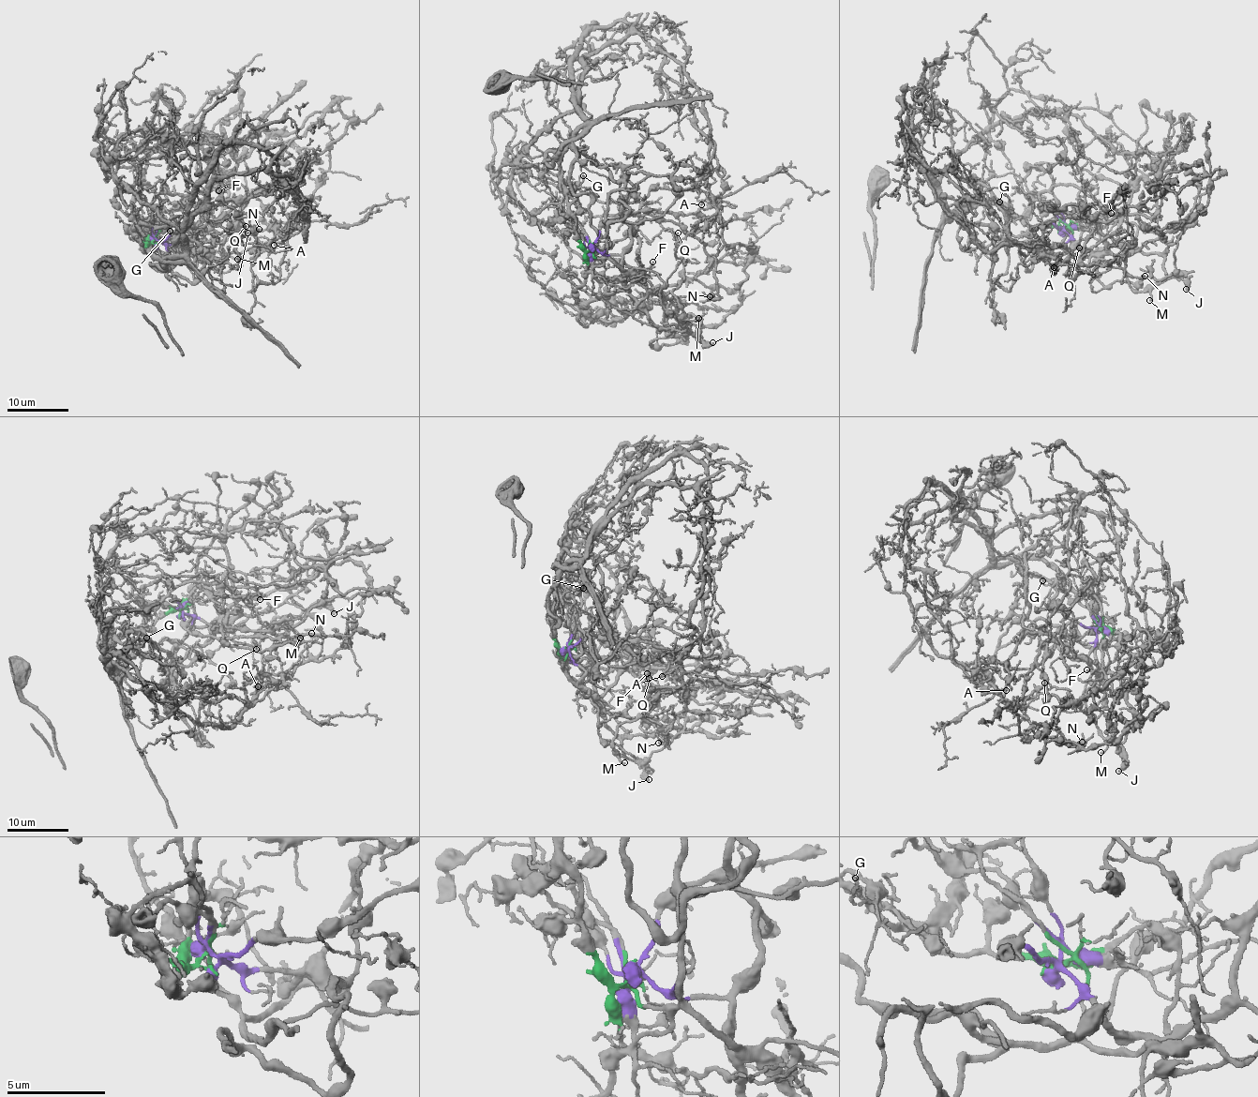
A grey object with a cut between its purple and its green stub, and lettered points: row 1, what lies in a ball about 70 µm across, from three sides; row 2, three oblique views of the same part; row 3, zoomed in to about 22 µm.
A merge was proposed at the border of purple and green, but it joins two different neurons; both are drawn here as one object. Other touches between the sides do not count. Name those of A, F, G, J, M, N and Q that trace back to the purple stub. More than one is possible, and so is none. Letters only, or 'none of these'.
A, F, J, M, N, Q

